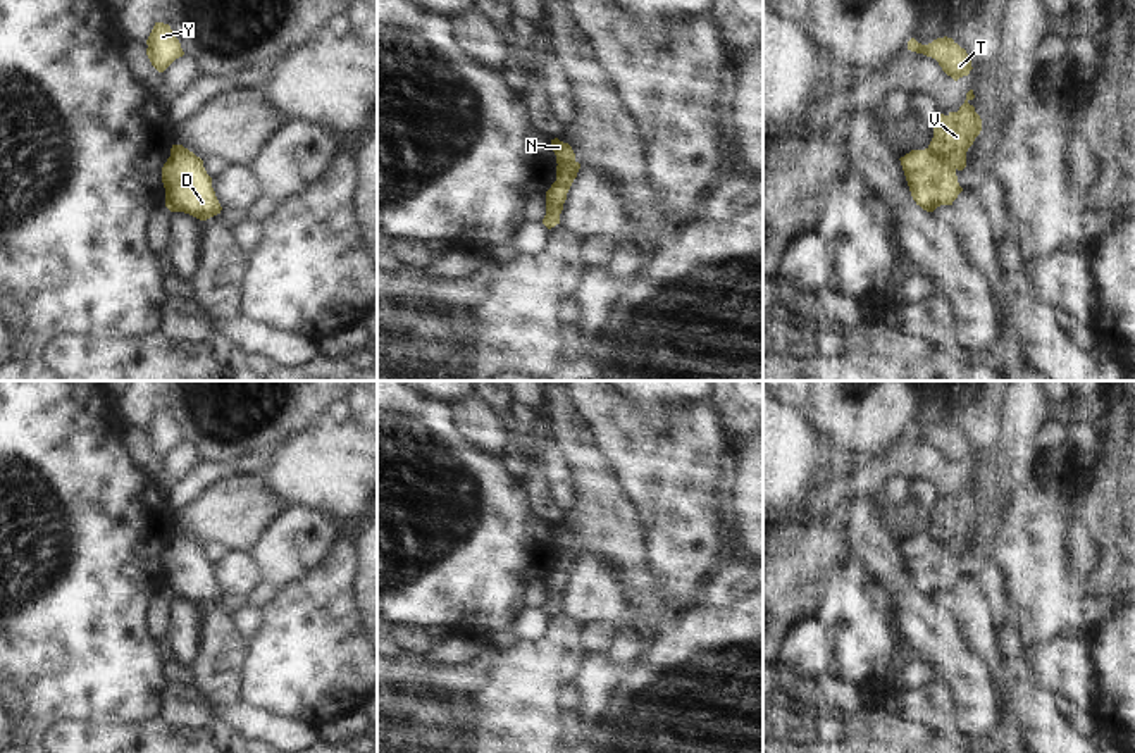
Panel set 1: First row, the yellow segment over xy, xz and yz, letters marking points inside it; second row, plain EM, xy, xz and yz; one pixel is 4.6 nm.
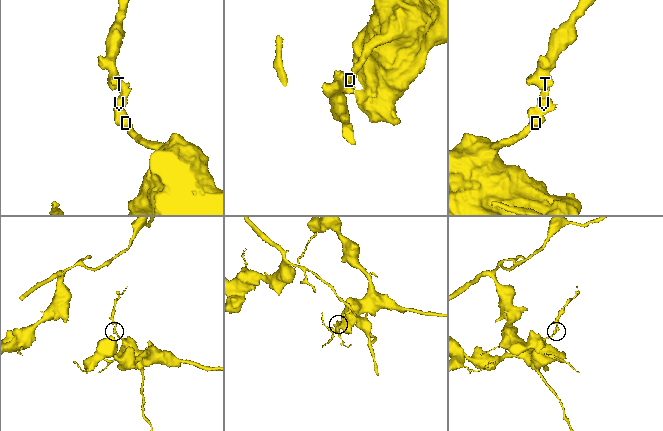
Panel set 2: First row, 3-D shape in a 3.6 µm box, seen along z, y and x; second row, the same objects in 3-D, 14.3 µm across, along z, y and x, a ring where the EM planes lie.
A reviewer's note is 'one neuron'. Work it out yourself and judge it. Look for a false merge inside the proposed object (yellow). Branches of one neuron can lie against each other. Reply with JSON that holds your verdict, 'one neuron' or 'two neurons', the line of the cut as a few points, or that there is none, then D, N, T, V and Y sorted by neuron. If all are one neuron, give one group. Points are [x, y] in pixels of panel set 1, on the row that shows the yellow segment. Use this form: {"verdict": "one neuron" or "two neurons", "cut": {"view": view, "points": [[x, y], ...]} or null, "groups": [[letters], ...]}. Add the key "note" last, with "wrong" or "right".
{"verdict": "two neurons", "cut": {"view": "yz", "points": [[927, 149], [936, 155], [946, 157], [956, 168]]}, "groups": [["D", "N"], ["T", "V", "Y"]], "note": "wrong"}

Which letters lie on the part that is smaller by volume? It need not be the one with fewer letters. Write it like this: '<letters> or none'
T, V, Y.

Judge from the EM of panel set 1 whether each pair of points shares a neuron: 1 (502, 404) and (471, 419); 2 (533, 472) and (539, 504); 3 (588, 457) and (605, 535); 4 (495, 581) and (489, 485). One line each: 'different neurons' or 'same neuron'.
1: different neurons
2: same neuron
3: same neuron
4: same neuron

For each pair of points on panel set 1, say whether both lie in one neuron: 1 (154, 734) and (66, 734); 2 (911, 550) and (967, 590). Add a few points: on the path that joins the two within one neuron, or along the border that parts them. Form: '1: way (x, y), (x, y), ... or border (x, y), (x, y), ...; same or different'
1: way (131, 734), (88, 734); same
2: border (977, 578), (963, 576), (951, 590); different

